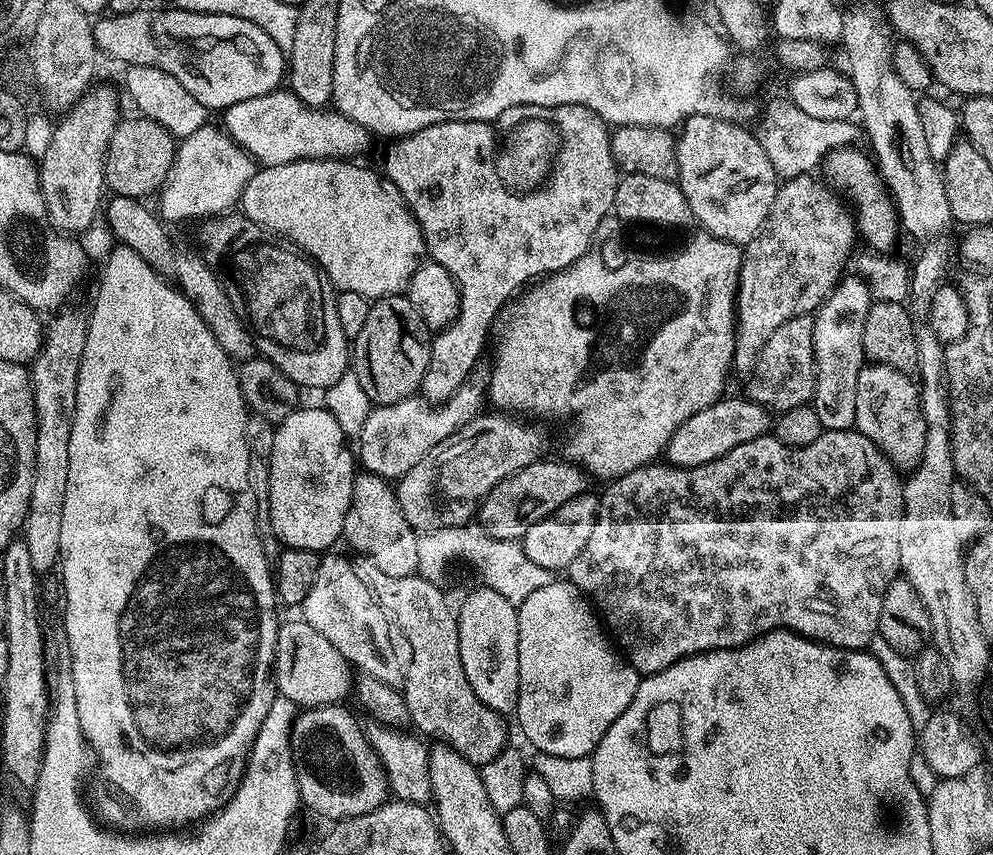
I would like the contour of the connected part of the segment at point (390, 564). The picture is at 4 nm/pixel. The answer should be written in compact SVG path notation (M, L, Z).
M365 471L357 475L352 491L352 508L346 514L343 539L348 540L353 553L370 558L378 570L391 576L410 576L419 569L420 536L410 522L406 522L406 514L402 514L395 487L373 472Z

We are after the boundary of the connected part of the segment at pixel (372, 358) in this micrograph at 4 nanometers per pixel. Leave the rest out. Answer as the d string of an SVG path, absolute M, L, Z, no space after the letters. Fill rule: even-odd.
M407 295L382 296L368 306L366 322L350 348L350 368L373 405L393 404L417 395L430 362L432 336Z

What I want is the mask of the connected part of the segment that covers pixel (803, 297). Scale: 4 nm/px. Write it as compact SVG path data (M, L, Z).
M841 146L833 149L824 158L822 173L840 192L845 192L856 203L856 220L844 200L828 184L815 184L811 175L785 179L777 187L776 197L770 206L770 214L766 214L766 222L758 230L751 242L743 245L740 258L740 280L736 283L736 341L732 368L735 371L751 373L756 355L762 350L766 338L782 326L782 322L790 322L795 316L807 316L815 313L824 300L832 293L832 289L840 283L845 275L844 263L856 244L856 224L865 240L874 250L886 250L896 240L898 233L898 217L884 187L879 172L874 167L874 160L867 151L859 152L856 146Z

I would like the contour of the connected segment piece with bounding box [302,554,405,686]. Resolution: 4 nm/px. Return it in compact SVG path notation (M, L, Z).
M324 554L320 557L318 578L314 578L314 586L310 586L310 594L306 594L302 605L304 611L302 618L310 626L314 626L314 630L318 630L318 634L322 634L322 638L326 638L326 642L330 642L330 646L334 646L334 650L338 650L338 654L342 654L342 658L346 658L349 664L360 672L374 674L374 678L382 678L382 682L387 684L403 685L405 669L402 667L402 660L400 664L395 650L392 649L392 636L388 633L388 628L390 629L388 613L372 597L370 590L366 590L362 578L358 578L358 574L354 572L354 563L351 559L328 555L332 554Z

